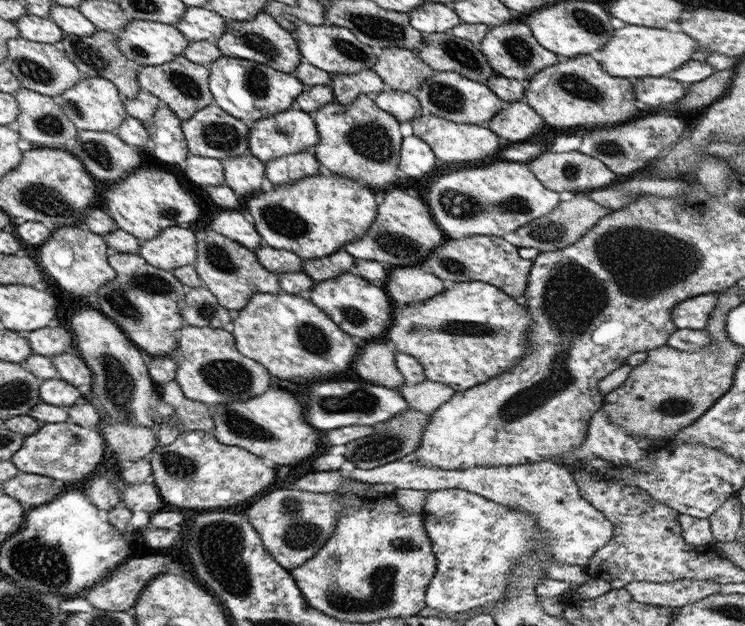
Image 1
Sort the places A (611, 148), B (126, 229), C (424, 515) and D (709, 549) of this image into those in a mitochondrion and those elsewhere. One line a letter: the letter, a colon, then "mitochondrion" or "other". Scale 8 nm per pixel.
A: mitochondrion
B: other
C: other
D: other

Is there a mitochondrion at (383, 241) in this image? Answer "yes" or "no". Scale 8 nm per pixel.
yes

